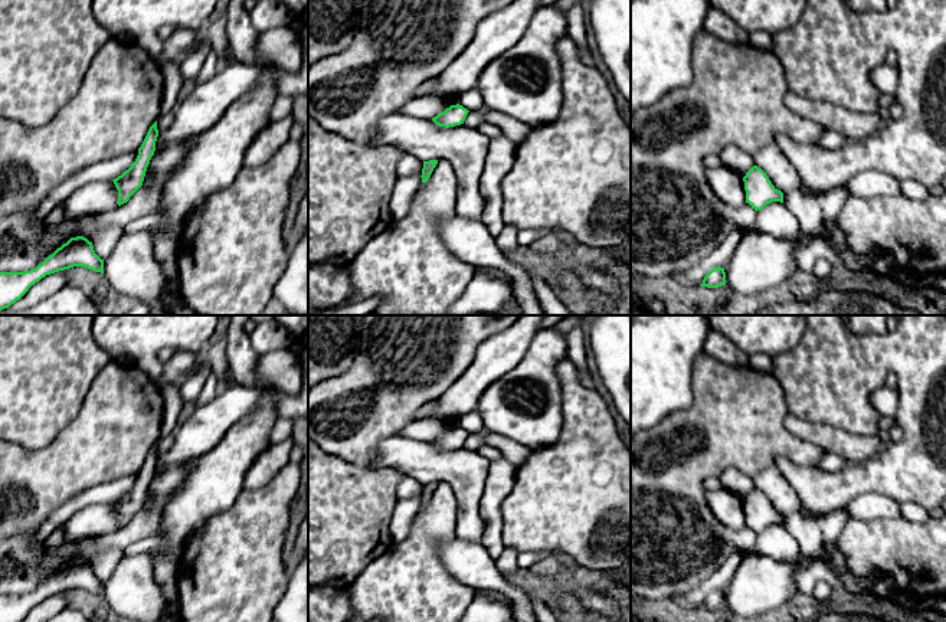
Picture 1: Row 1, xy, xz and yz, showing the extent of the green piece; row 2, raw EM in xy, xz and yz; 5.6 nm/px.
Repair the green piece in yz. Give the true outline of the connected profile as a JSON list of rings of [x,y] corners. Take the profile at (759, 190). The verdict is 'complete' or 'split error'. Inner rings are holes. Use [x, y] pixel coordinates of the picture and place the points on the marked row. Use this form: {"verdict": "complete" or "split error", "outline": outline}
{"verdict": "complete", "outline": [[[753,166],[746,173],[743,181],[746,190],[746,203],[749,203],[756,212],[762,210],[772,202],[783,203],[783,193],[772,184],[766,173],[757,166]]]}

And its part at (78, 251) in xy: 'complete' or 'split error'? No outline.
complete

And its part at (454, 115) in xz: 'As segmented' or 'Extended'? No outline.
As segmented

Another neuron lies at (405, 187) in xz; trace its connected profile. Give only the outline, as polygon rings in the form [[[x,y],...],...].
[[[422,171],[410,177],[397,177],[390,199],[390,210],[393,222],[407,216],[415,193],[422,184]]]

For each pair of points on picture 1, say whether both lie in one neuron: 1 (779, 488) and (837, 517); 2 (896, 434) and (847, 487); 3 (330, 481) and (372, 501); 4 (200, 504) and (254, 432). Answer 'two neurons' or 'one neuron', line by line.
1: one neuron
2: two neurons
3: one neuron
4: one neuron

